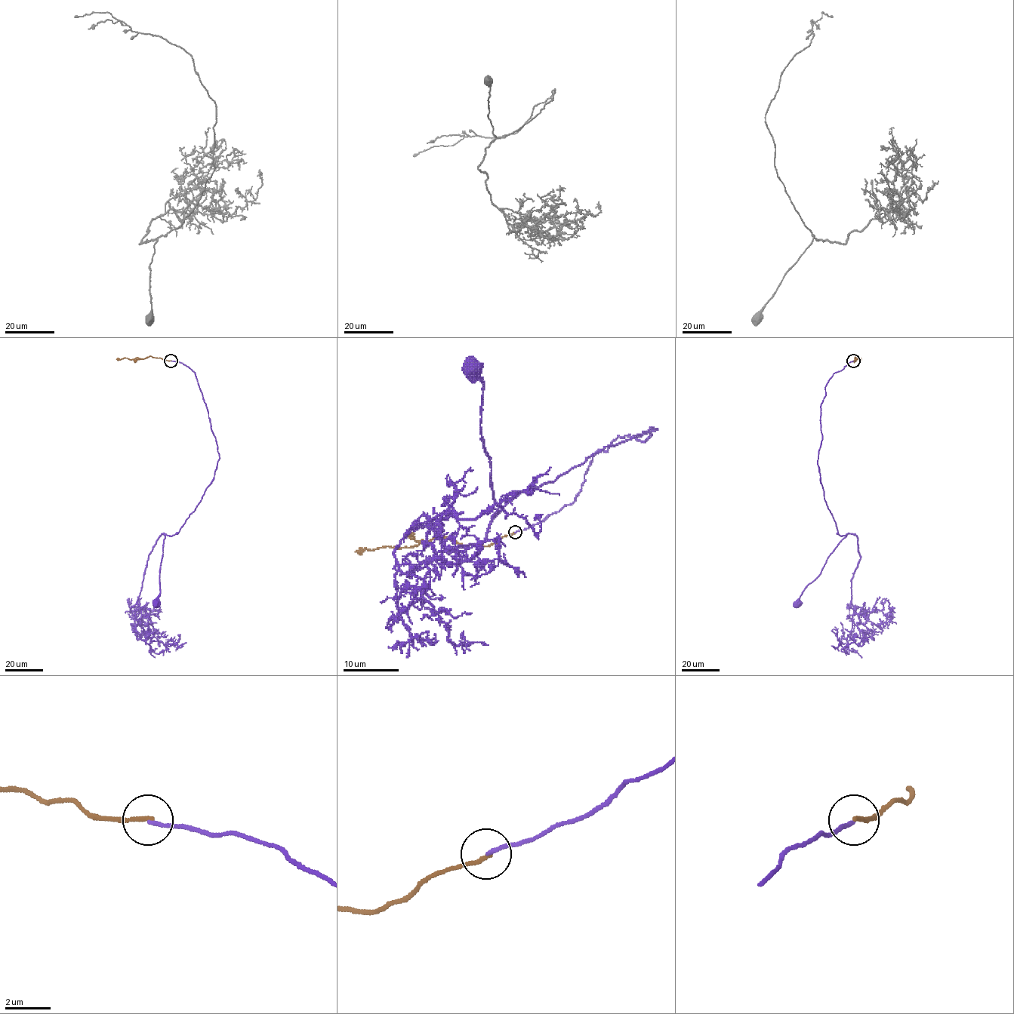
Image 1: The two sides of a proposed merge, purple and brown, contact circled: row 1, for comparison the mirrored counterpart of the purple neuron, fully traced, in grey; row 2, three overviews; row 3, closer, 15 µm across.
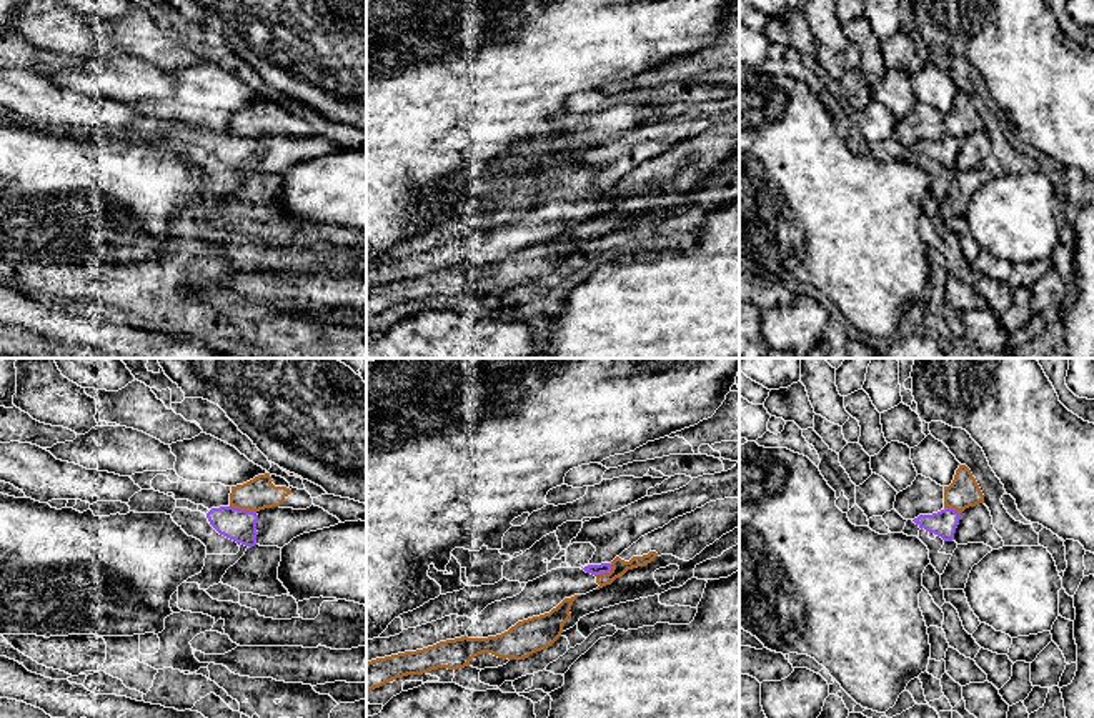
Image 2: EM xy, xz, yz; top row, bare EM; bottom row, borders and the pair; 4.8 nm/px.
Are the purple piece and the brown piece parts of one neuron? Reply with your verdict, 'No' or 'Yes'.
No

